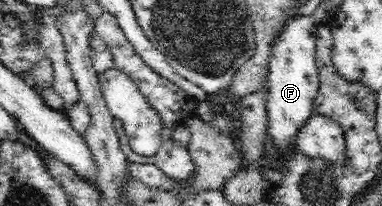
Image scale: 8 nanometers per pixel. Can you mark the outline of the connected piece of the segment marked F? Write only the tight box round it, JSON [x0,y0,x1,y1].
[268,17,320,153]

